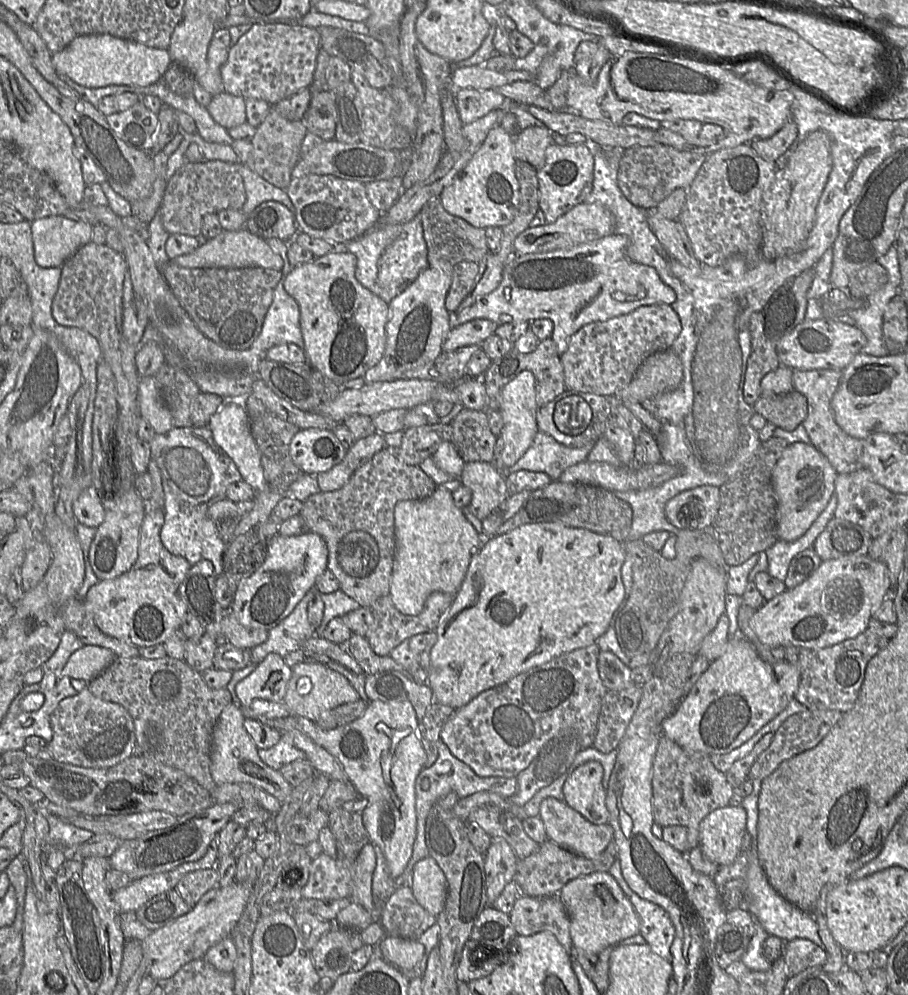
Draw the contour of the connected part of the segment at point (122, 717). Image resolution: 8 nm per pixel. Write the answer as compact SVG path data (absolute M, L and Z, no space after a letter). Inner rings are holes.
M87 686L77 695L63 699L50 717L54 732L47 749L57 761L86 768L107 768L135 754L134 721L129 712L115 702L94 696Z

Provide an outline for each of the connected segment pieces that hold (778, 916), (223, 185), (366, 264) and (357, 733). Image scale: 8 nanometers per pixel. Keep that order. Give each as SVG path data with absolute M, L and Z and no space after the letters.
M751 839L750 849L745 854L746 866L743 875L737 879L728 881L723 886L723 891L739 889L744 894L744 905L748 911L758 920L756 931L751 937L746 952L741 960L749 969L754 971L767 971L772 964L765 958L763 945L769 934L783 939L785 942L796 938L808 939L815 944L824 947L818 930L818 924L811 913L802 911L780 896L770 885L763 871L757 852L757 841Z
M206 160L186 163L167 181L160 205L161 221L169 234L196 237L201 232L203 217L224 209L241 210L246 200L245 188L235 163Z
M420 218L403 224L383 224L346 243L345 249L357 258L356 279L389 304L428 267L427 245Z
M410 702L367 703L359 718L333 729L322 729L315 722L295 715L261 722L281 733L297 728L337 759L357 793L367 799L362 812L364 827L371 843L383 852L391 877L398 879L412 855L416 837L415 781L424 769L426 753L418 734L419 721Z

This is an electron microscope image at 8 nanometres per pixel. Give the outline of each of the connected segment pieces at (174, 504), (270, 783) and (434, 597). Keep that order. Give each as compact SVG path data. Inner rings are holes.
M173 427L164 434L156 434L150 442L151 459L161 471L162 486L165 495L164 524L160 539L172 554L182 556L194 565L200 560L209 560L213 564L216 576L223 572L223 553L226 544L219 536L217 523L207 516L208 509L226 498L226 490L232 483L242 480L235 462L219 447L213 439L212 431L203 427Z
M228 704L220 713L213 729L210 772L217 785L224 783L248 783L276 797L281 803L291 794L293 787L279 770L266 765L260 758L258 748L243 726L244 715L238 704Z
M436 591L431 593L425 601L422 612L418 615L401 613L394 605L390 595L378 599L371 607L373 624L367 634L371 649L380 656L387 656L391 651L406 639L421 633L435 631L441 616L448 610L454 601L454 594Z

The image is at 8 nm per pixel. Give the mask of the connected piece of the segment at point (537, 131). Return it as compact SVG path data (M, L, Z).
M546 126L526 128L514 140L515 158L539 170L545 165L546 149L554 141L555 135Z

